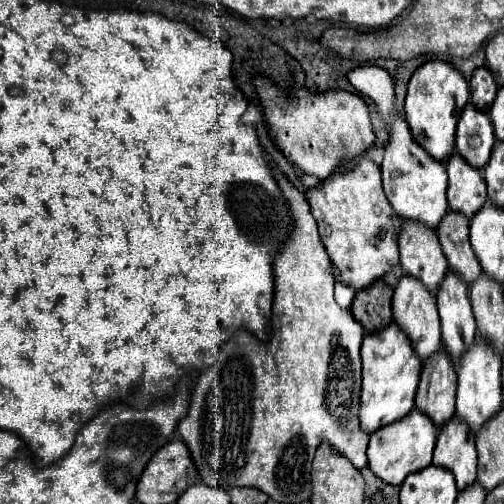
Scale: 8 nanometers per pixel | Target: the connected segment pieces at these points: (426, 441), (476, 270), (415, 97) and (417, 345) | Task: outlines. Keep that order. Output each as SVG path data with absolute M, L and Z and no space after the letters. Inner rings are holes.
M413 408L401 420L387 424L383 428L377 428L371 434L369 448L367 448L369 468L375 472L375 476L381 476L381 480L387 480L389 484L399 486L407 478L407 474L427 468L431 464L435 440L437 440L437 428L433 420L429 420L429 416L419 408Z
M451 208L443 216L443 220L437 226L439 242L443 246L443 254L449 262L449 268L463 276L467 284L475 280L475 276L481 274L479 260L471 248L469 242L469 218L461 212L453 212Z
M429 60L421 64L409 80L405 98L405 116L415 142L419 142L433 158L447 160L455 148L455 124L459 120L459 112L467 102L469 84L453 64L443 60Z
M403 274L399 284L395 286L395 294L393 294L393 320L399 324L399 328L403 332L407 332L407 336L413 342L413 348L417 352L417 356L425 362L433 352L437 352L437 348L441 348L441 324L439 324L439 314L437 314L437 304L435 304L435 296L433 292L421 284L417 278Z

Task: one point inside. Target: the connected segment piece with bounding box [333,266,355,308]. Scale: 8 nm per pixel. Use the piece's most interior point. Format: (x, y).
(344, 293)

